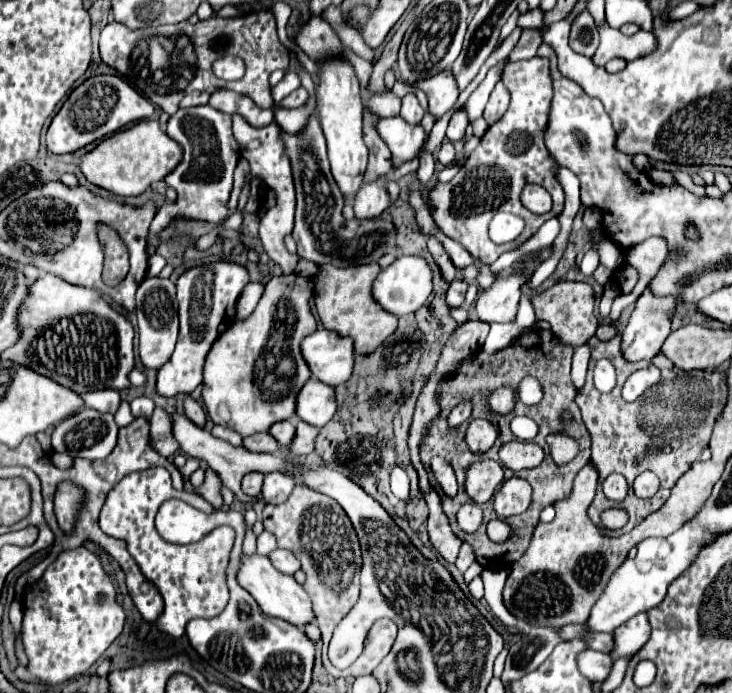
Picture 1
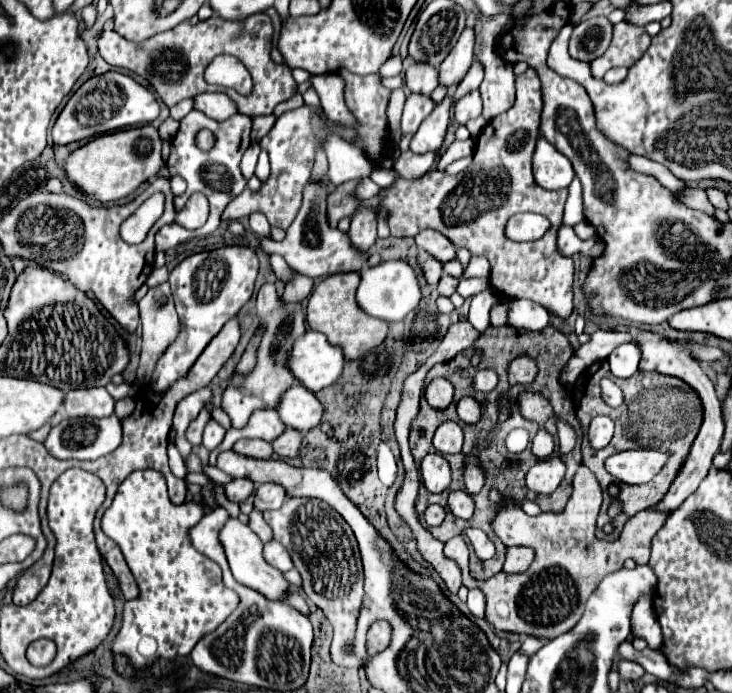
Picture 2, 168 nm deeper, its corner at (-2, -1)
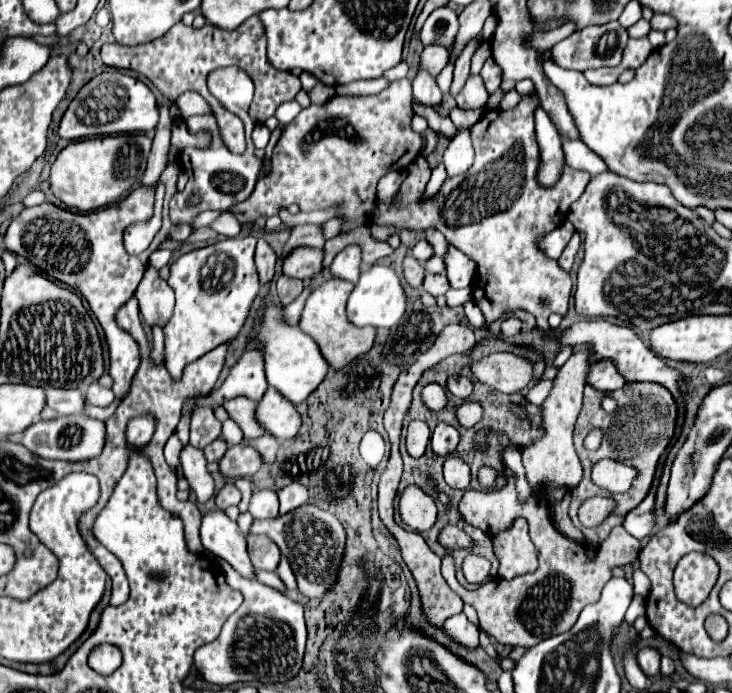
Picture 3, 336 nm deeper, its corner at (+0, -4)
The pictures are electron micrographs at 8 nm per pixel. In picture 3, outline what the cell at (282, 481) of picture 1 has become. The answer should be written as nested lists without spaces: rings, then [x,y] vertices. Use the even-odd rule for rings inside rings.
[[[256,490],[250,500],[250,514],[254,518],[274,518],[278,514],[278,498],[274,490]]]

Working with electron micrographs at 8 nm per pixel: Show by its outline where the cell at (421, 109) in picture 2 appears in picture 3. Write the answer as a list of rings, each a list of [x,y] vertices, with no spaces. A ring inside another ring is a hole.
[[[418,72],[416,78],[412,80],[412,88],[414,88],[414,102],[420,104],[420,106],[440,106],[442,102],[442,92],[436,84],[436,80],[430,76],[430,74],[424,74],[424,72]]]

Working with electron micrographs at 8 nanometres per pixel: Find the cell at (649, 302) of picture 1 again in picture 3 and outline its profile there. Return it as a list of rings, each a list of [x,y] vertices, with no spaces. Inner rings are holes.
[[[606,358],[592,366],[592,370],[588,374],[588,384],[592,384],[596,390],[606,394],[606,392],[614,392],[614,390],[622,388],[626,384],[626,380],[618,372],[616,364],[610,358]]]

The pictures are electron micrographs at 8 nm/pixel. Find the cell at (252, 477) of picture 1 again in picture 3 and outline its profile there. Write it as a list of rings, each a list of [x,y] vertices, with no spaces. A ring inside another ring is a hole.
[[[228,482],[228,484],[214,496],[216,506],[218,506],[220,510],[226,510],[228,506],[236,506],[236,504],[240,502],[240,498],[242,498],[242,494],[240,494],[240,490],[238,490],[232,482]]]

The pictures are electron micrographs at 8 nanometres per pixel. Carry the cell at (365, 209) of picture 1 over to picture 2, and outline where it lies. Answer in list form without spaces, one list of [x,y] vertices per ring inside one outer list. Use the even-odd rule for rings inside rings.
[[[358,209],[352,215],[352,225],[348,229],[348,237],[350,237],[354,249],[368,253],[376,243],[376,211]]]

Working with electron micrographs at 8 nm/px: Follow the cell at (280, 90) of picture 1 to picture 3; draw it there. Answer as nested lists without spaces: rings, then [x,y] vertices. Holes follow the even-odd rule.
[[[318,82],[312,90],[308,92],[310,100],[314,104],[324,104],[335,95],[335,87]]]

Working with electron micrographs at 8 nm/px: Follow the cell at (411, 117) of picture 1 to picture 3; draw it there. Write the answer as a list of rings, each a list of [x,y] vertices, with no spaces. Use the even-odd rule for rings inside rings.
[[[426,46],[420,54],[420,70],[426,70],[434,78],[442,72],[442,68],[448,64],[450,50],[444,50],[444,46]]]

